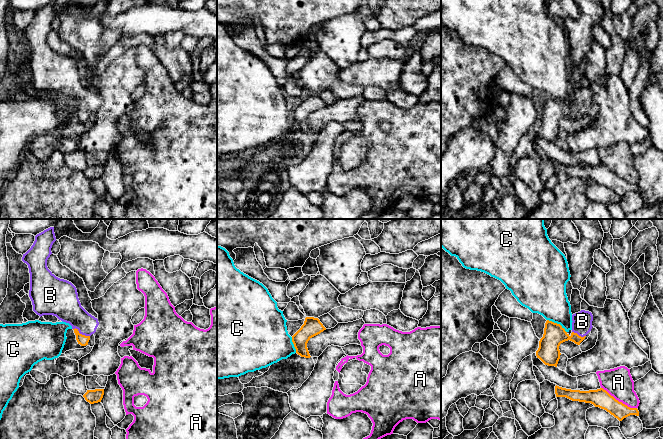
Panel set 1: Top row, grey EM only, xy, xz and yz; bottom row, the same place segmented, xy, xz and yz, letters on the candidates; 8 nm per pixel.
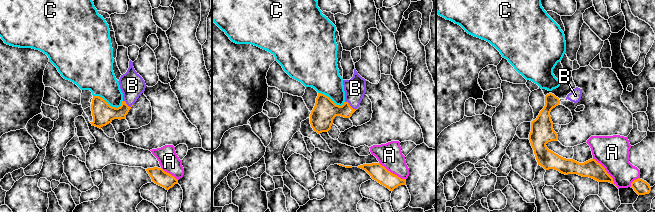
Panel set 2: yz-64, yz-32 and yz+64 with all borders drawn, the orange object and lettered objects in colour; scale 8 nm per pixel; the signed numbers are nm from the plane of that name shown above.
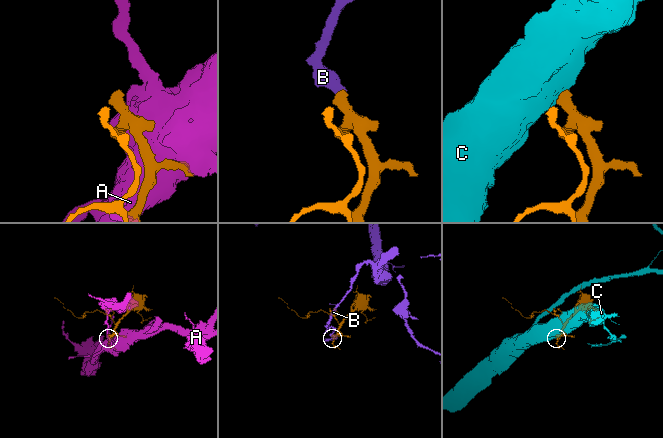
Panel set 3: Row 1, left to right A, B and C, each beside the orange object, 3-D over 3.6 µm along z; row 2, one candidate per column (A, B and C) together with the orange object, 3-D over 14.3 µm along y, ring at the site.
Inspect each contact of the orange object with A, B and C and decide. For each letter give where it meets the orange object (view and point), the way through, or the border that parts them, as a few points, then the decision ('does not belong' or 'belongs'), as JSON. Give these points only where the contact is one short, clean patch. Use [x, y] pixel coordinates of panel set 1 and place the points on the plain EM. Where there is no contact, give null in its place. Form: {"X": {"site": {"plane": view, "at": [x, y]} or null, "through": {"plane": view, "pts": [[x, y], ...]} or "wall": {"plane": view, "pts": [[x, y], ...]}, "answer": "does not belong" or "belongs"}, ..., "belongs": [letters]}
{"A": {"site": {"plane": "yz", "at": [618, 177]}, "answer": "does not belong"}, "B": {"site": {"plane": "xy", "at": [81, 110]}, "through": {"plane": "xy", "pts": [[83, 116], [81, 110], [81, 98], [66, 83]]}, "answer": "belongs"}, "C": {"site": {"plane": "yz", "at": [556, 99]}, "wall": {"plane": "yz", "pts": [[547, 95], [558, 99], [566, 108]]}, "answer": "does not belong"}, "belongs": ["B"]}

